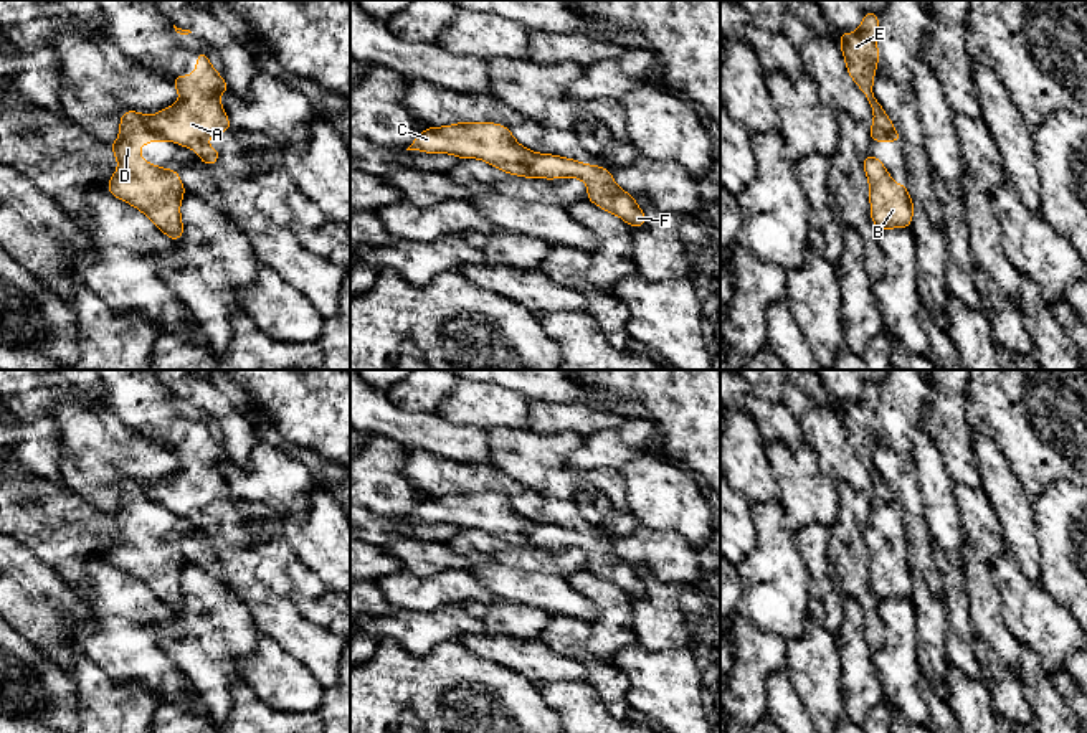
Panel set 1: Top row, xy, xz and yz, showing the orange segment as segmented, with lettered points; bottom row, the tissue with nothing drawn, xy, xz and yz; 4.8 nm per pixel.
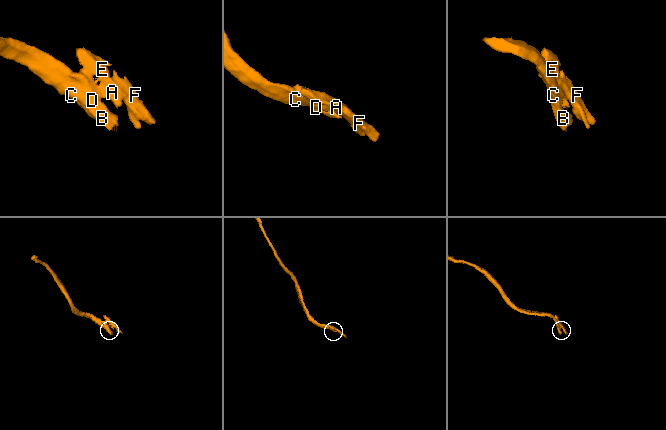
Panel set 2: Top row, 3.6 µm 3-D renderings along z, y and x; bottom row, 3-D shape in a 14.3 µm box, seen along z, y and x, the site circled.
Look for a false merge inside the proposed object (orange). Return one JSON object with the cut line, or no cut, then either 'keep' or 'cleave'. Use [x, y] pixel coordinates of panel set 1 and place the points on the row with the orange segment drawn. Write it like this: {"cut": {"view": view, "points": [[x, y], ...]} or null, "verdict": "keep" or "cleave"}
{"cut": {"view": "xy", "points": [[147, 116], [149, 122], [167, 139]]}, "verdict": "cleave"}

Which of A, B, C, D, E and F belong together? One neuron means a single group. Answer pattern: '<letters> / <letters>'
A E F / B C D

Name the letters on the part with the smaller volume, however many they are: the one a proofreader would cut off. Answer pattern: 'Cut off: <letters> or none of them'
Cut off: A, E, F

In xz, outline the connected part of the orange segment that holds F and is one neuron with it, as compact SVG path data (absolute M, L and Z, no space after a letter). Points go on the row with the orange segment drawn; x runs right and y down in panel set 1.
M537 152L530 158L529 168L534 175L545 180L567 177L580 178L588 187L586 200L619 216L633 228L643 228L646 225L646 215L636 205L634 196L619 188L610 170L603 167Z

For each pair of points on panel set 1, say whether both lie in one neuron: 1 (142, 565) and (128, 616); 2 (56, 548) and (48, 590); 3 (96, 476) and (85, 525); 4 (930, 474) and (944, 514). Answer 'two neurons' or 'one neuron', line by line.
1: two neurons
2: two neurons
3: two neurons
4: one neuron

